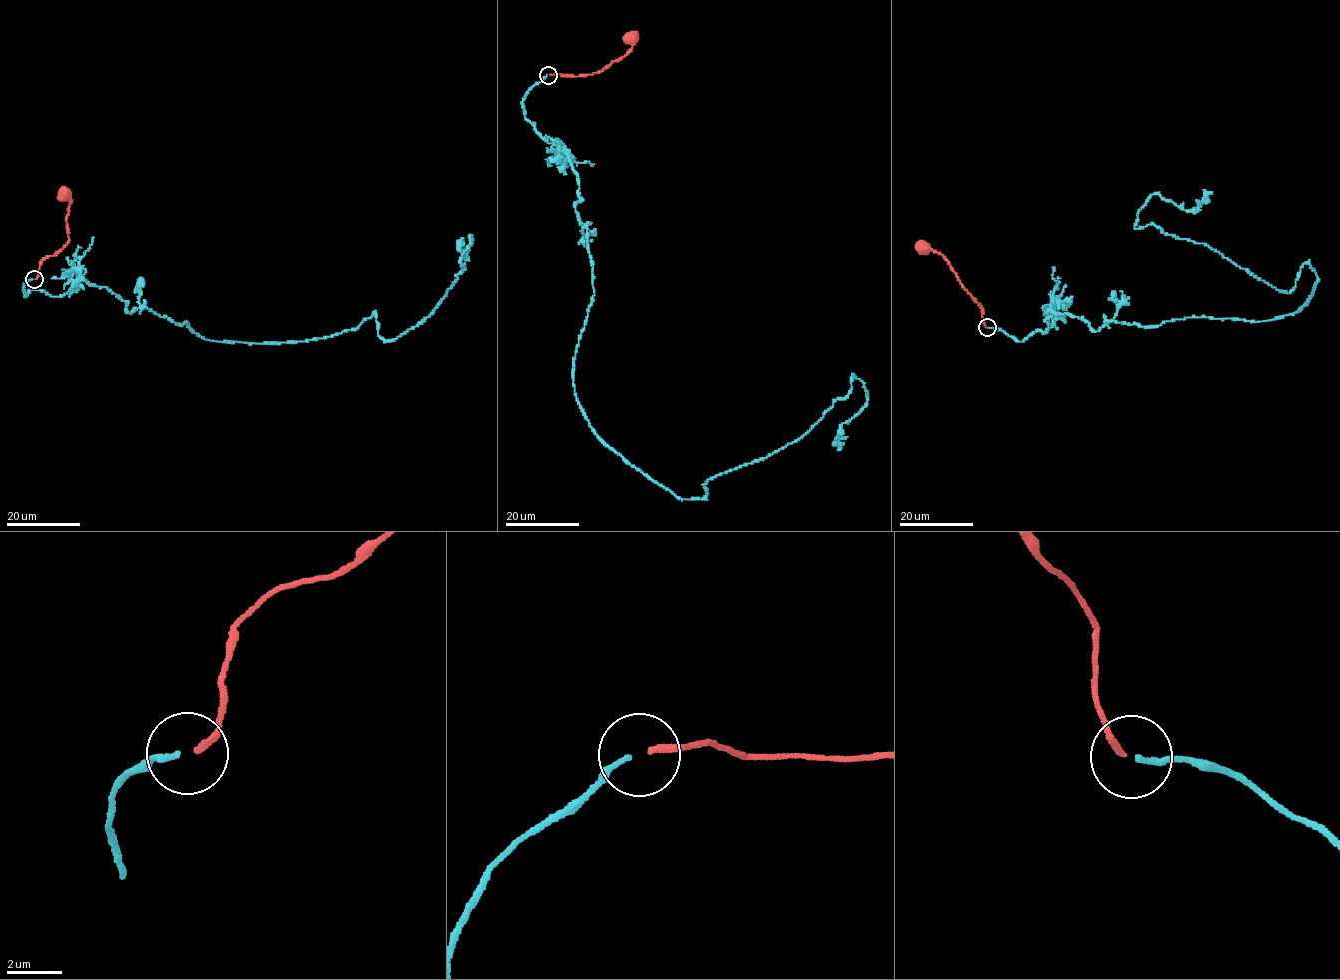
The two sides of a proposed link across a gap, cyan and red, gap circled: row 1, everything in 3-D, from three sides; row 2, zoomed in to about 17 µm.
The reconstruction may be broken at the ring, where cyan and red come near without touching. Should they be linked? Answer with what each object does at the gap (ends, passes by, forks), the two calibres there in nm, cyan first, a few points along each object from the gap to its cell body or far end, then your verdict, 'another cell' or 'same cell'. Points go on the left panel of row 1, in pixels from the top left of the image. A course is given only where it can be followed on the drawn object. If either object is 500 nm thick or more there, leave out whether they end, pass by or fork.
cyan ends | red ends | 190/240 nm | cyan via (32, 279), (25, 296), (81, 279), (210, 340), (329, 337), (374, 313), (385, 342), (432, 314), (464, 243) | red via (35, 279), (43, 259), (58, 254), (67, 241), (70, 196), (63, 191) | another cell

